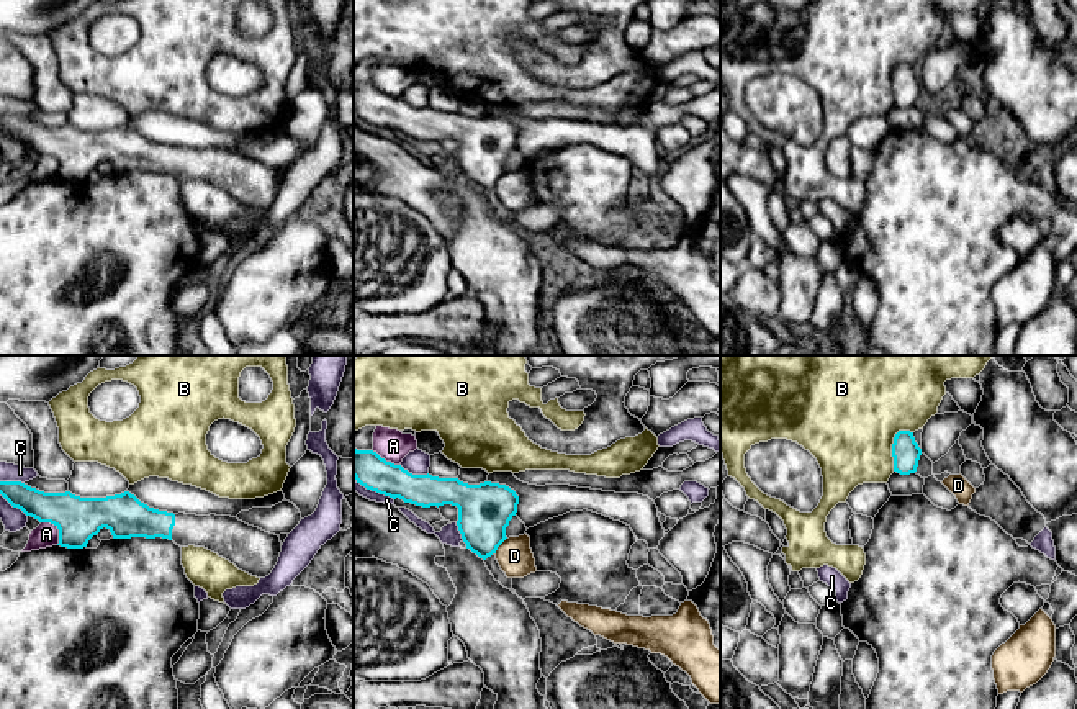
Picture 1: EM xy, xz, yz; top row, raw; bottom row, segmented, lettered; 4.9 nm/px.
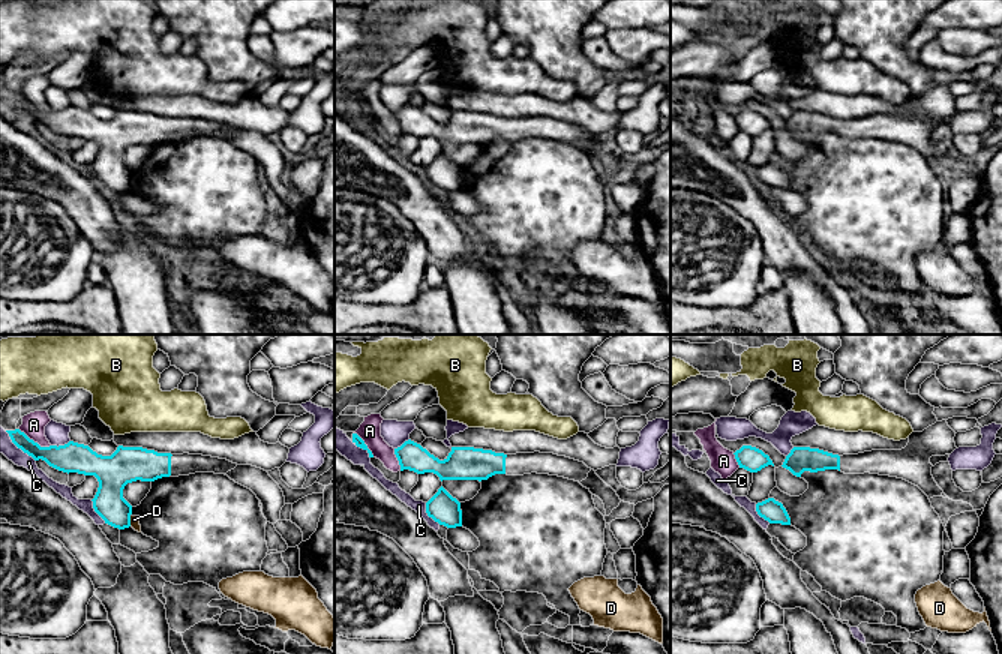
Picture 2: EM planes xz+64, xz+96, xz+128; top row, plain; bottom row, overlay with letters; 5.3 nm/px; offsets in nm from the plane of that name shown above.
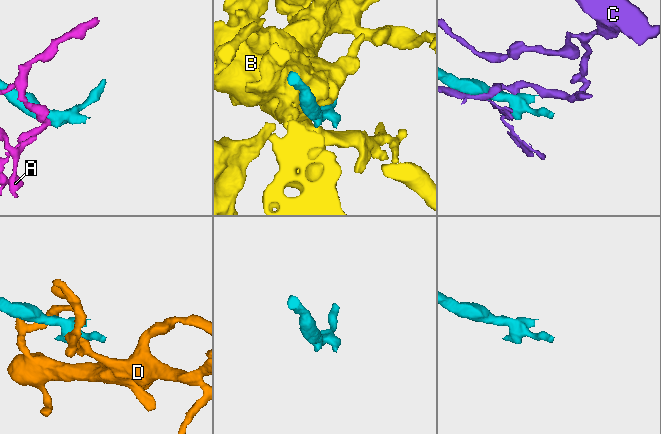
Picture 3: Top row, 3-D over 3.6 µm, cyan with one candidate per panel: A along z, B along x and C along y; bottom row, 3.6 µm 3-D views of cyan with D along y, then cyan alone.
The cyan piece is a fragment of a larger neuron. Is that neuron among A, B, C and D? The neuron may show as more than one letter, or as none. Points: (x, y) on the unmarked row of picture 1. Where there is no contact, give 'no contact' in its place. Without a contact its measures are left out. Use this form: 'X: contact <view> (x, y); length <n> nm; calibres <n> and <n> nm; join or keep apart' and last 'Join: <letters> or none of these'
A: contact xy (58, 161); length 150 nm; calibres 220 and 120 nm; keep apart
B: contact yz (892, 79); length 220 nm; calibres 140 and 480 nm; keep apart
C: contact xz (414, 108); length 150 nm; calibres 170 and 120 nm; keep apart
D: contact xz (500, 177); length 110 nm; calibres 260 and 180 nm; keep apart
Join: none of these

